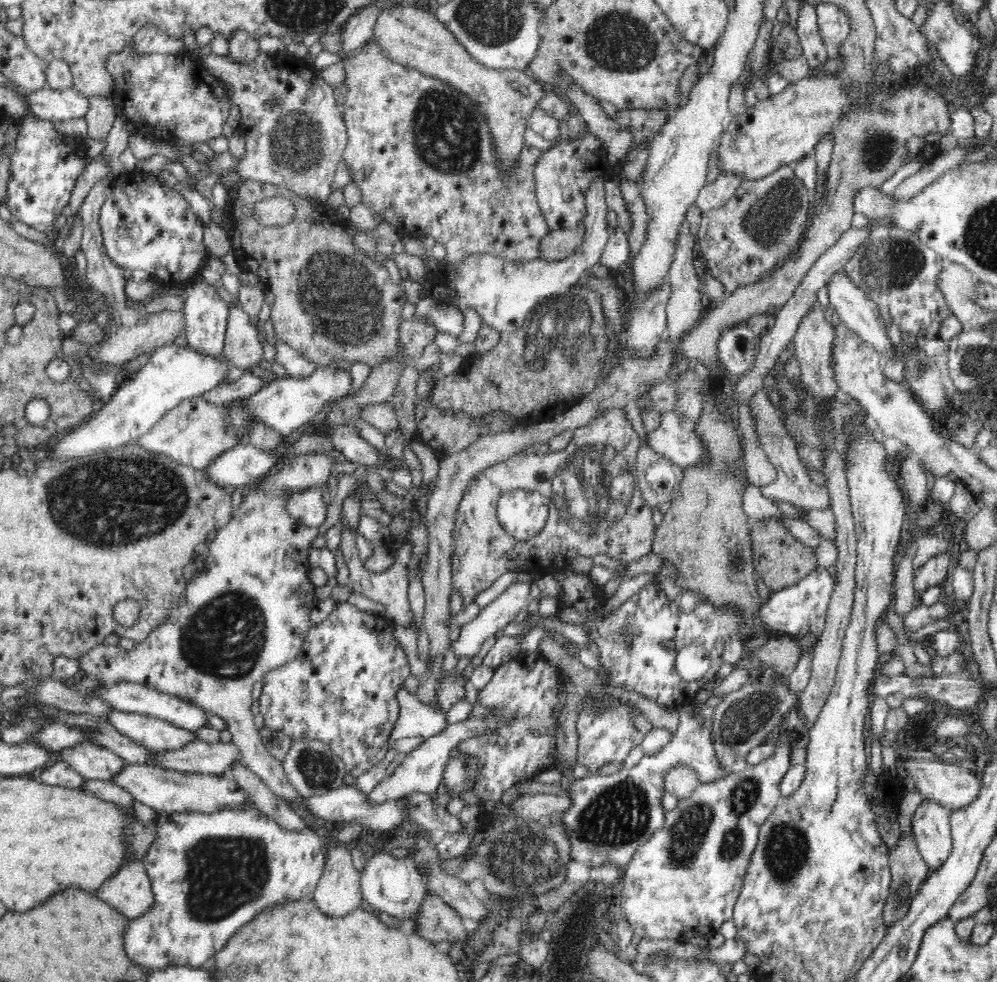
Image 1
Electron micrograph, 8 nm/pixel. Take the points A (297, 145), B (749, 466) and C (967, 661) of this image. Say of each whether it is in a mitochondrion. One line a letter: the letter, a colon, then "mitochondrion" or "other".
A: mitochondrion
B: other
C: other

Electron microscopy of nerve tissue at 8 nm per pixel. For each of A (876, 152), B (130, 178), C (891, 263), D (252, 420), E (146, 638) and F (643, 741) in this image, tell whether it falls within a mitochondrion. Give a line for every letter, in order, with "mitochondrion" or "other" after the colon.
A: mitochondrion
B: other
C: mitochondrion
D: other
E: other
F: other

